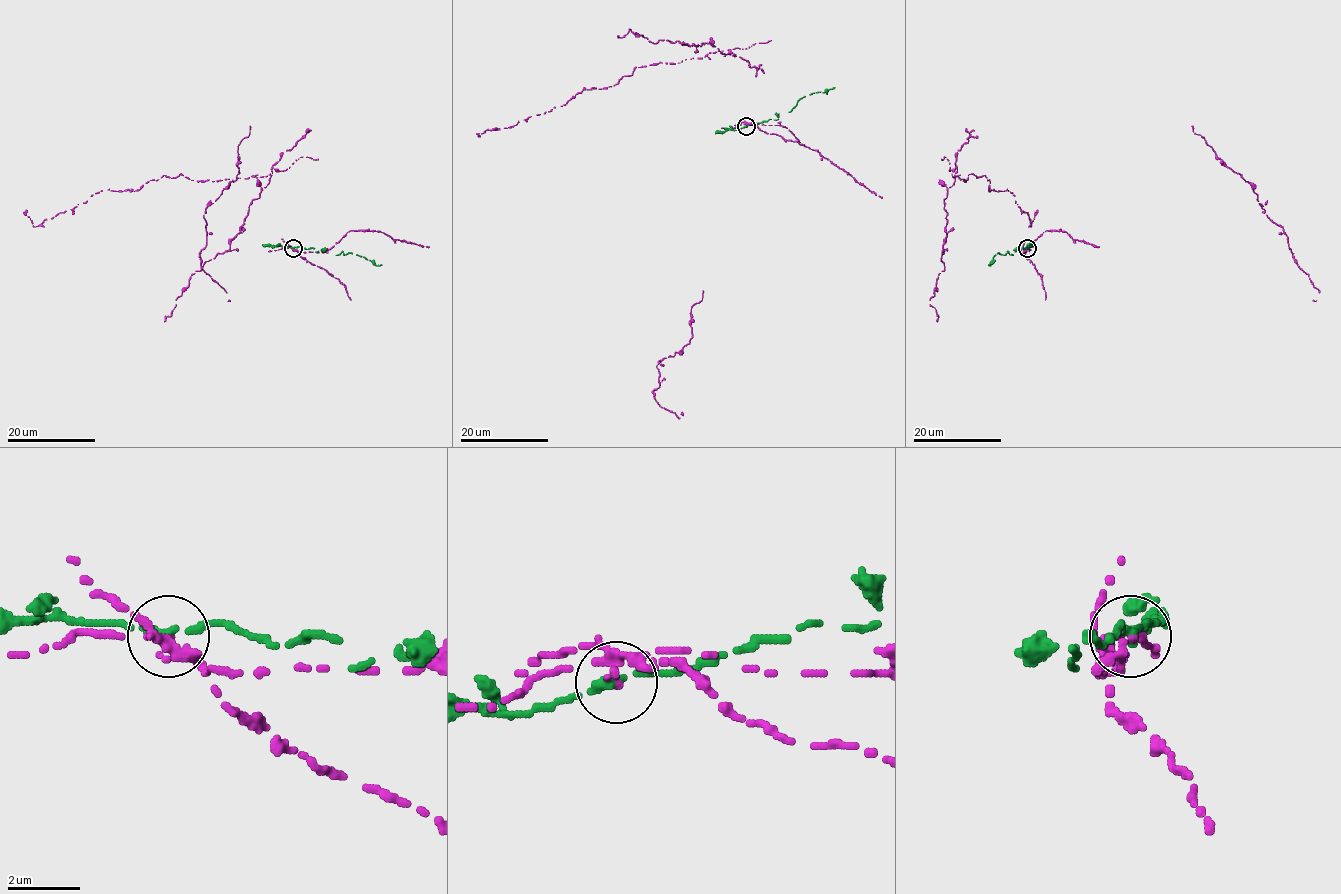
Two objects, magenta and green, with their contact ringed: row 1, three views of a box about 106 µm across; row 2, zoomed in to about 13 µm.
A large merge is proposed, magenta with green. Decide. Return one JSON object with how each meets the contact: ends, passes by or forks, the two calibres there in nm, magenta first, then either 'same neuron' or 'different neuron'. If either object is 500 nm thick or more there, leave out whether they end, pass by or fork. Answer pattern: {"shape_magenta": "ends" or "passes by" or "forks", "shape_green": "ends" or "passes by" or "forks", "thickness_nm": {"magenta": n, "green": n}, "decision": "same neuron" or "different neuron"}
{"shape_magenta": "ends", "shape_green": "passes by", "thickness_nm": {"magenta": 180, "green": 240}, "decision": "different neuron"}

